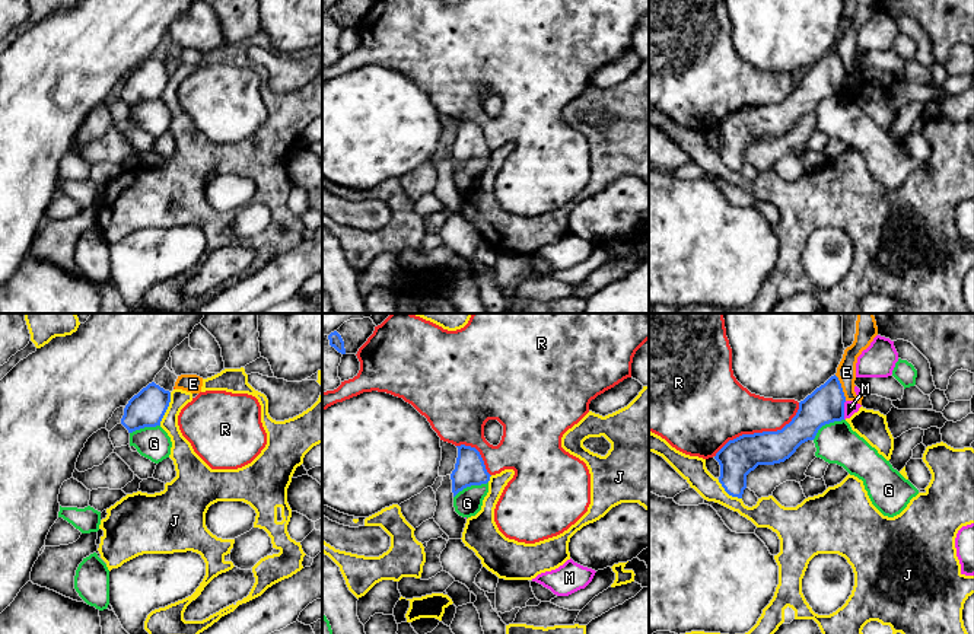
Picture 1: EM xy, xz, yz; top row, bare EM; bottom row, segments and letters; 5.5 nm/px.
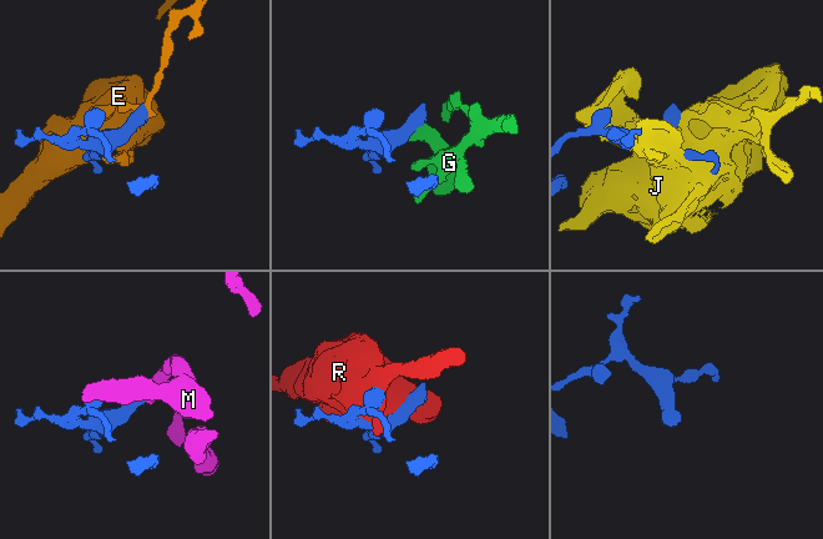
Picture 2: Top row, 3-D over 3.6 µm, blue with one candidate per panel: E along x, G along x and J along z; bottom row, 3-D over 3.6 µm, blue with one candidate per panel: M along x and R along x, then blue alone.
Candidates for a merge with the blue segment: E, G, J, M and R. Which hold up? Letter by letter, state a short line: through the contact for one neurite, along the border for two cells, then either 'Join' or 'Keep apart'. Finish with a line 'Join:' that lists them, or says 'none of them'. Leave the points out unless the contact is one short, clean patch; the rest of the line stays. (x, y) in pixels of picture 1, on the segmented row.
E: Line: yz (834, 375), (846, 400). Keep apart
G: Line: yz (843, 419), (826, 423), (812, 439). Keep apart
J: Keep apart
M: Line: yz (846, 401), (843, 419). Keep apart
R: Keep apart
Join: none of them

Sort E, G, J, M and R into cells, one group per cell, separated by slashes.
E / G / J / M / R

